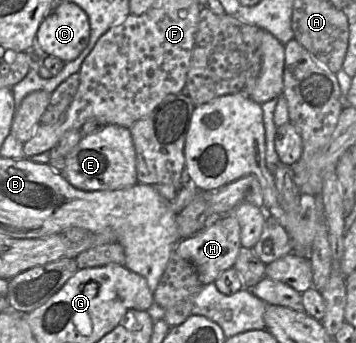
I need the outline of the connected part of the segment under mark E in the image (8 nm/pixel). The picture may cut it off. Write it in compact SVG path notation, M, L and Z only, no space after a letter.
M107 124L101 131L83 136L65 157L64 177L84 191L113 191L133 186L137 181L136 152L129 128Z

